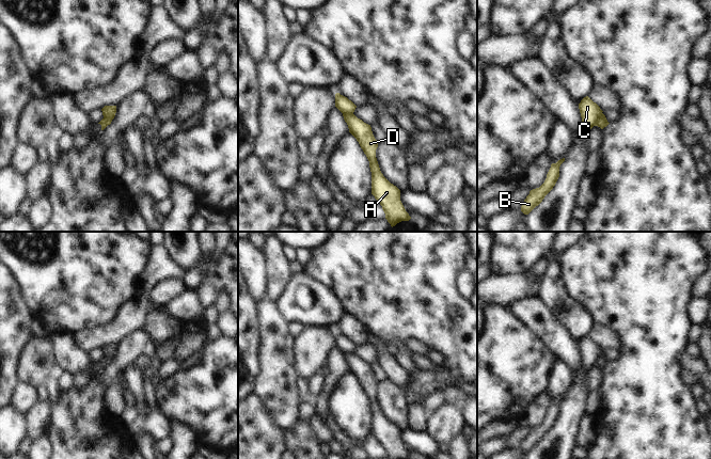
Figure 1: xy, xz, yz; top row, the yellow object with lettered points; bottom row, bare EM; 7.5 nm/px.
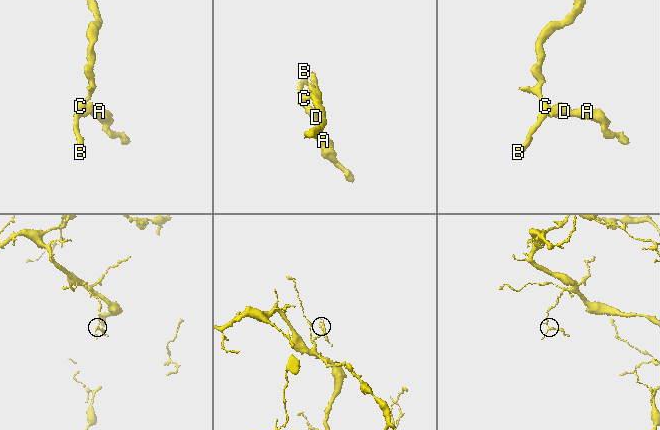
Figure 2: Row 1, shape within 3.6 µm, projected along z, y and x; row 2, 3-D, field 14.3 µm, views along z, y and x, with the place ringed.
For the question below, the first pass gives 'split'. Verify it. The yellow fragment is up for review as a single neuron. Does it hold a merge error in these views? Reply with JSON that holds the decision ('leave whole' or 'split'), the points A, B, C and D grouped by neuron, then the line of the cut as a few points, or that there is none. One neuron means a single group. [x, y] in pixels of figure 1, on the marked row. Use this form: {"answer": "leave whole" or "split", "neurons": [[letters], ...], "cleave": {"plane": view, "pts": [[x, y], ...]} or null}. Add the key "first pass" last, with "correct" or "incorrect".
{"answer": "split", "neurons": [["A", "D"], ["B", "C"]], "cleave": {"plane": "yz", "pts": [[602, 113], [594, 125]]}, "first pass": "correct"}

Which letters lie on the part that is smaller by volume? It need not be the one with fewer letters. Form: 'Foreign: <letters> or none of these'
Foreign: A, D

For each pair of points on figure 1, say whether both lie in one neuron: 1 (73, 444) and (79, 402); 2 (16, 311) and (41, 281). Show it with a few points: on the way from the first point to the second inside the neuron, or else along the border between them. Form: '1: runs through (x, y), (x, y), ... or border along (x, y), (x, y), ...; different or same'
1: runs through (79, 433), (79, 413); same
2: border along (14, 278), (20, 296), (34, 318); different

